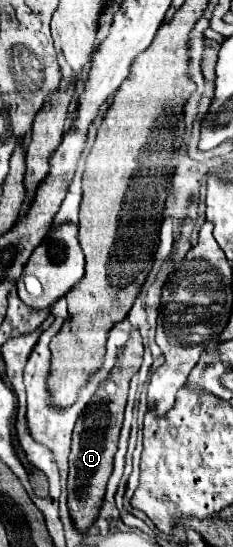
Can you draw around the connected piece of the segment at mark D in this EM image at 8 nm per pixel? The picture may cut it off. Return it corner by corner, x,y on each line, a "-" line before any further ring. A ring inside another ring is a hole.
133,331
133,341
129,343
131,349
129,349
129,345
125,347
125,351
119,357
119,363
113,367
109,379
103,383
99,393
93,397
93,401
83,411
85,429
81,431
81,419
79,419
79,423
75,425
75,431
73,431
73,447
71,447
71,455
69,455
67,505
69,505
71,521
77,525
75,529
79,529
79,531
87,531
93,525
93,521
97,519
103,497
105,497
105,485
107,485
111,469
113,469
113,457
115,457
115,449
117,449
117,441
119,441
119,429
123,423
129,381
139,371
141,361
143,361
143,343
141,343
139,331
-
133,341
135,341
135,355
129,355
129,353
133,353

